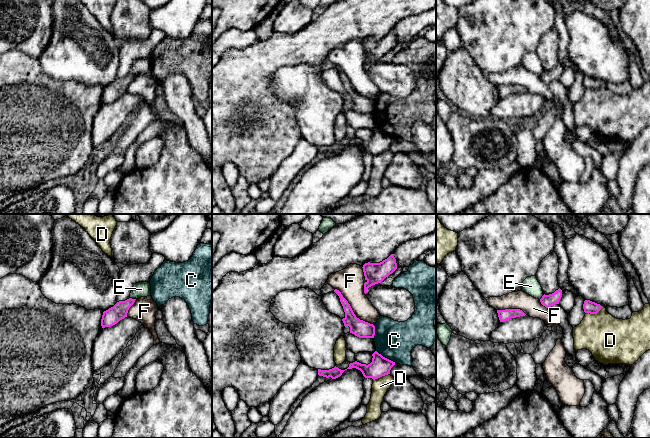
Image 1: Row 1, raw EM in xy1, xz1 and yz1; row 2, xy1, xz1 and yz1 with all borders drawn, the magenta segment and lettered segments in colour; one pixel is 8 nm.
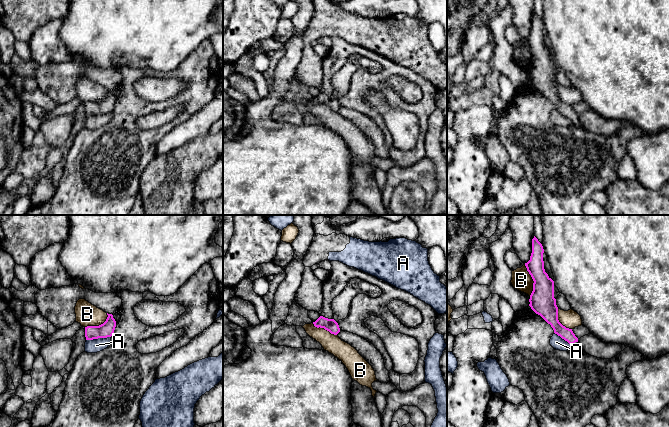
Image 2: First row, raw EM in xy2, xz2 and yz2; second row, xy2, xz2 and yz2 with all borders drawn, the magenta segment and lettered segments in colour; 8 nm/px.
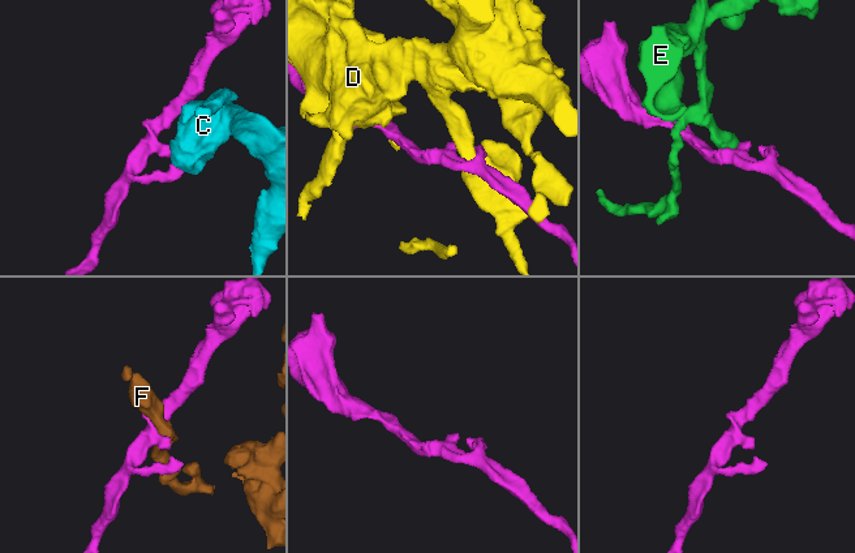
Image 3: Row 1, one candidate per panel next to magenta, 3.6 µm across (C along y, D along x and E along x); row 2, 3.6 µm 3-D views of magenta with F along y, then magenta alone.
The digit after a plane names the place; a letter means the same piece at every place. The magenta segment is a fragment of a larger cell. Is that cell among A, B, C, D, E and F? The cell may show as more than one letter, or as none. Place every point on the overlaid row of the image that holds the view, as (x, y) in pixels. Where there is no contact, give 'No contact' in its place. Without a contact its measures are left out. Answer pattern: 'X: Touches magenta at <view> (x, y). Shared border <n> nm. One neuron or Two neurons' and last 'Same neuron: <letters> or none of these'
A: Touches magenta at xy2 (98, 337). Shared border 200 nm. Two neurons
B: Touches magenta at yz2 (533, 280). Shared border 260 nm. Two neurons
C: Touches magenta at xz1 (386, 358). Shared border 190 nm. Two neurons
D: Touches magenta at yz1 (594, 313). Shared border 140 nm. Two neurons
E: Touches magenta at xy1 (133, 299). Shared border 50 nm. Two neurons
F: Touches magenta at xz1 (352, 310). Shared border 440 nm. Two neurons
Same neuron: none of these

